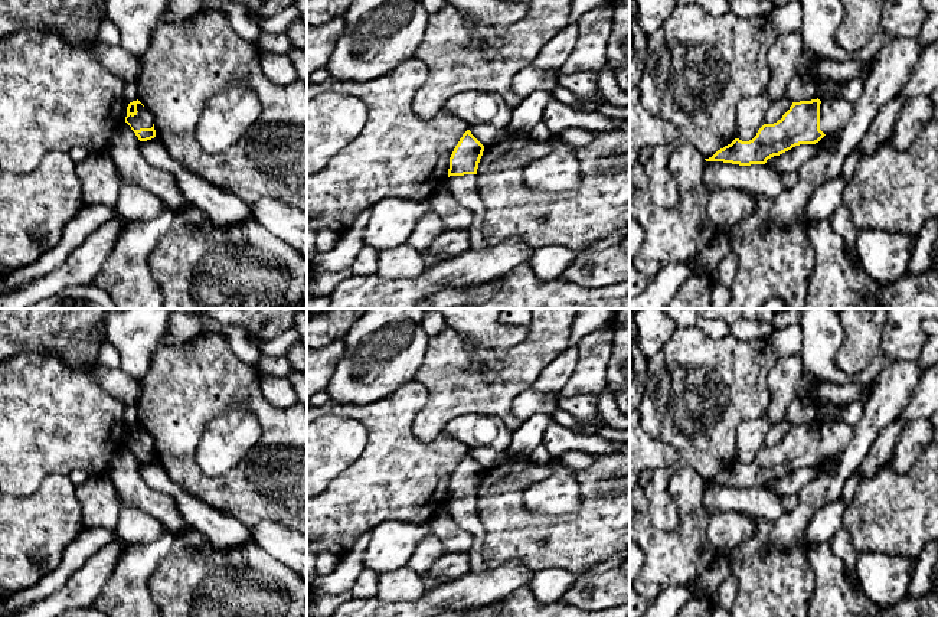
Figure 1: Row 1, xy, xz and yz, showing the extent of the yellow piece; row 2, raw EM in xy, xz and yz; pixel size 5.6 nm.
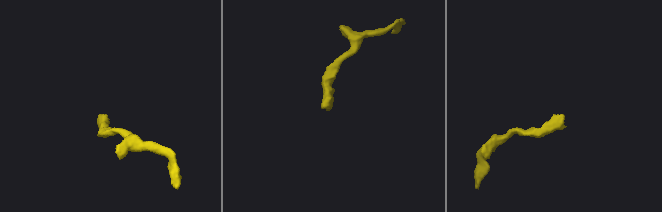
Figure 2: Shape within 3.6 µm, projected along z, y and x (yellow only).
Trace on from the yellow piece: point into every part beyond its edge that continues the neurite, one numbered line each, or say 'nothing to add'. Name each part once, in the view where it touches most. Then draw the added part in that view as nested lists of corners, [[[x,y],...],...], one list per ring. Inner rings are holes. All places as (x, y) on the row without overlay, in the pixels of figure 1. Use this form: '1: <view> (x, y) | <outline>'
1: xy (144, 441) | [[[137,427],[137,437],[134,440],[128,440],[127,444],[131,447],[134,453],[140,451],[151,451],[153,450],[153,437],[143,430],[141,427]]]

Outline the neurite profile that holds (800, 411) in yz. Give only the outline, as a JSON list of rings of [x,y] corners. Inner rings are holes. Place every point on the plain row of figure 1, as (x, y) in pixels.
[[[795,398],[788,405],[787,420],[792,425],[811,424],[818,421],[817,407],[813,401]]]

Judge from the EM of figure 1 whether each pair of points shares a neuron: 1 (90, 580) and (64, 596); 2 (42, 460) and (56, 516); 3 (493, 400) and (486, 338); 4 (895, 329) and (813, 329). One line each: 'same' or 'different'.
1: same
2: different
3: different
4: different

